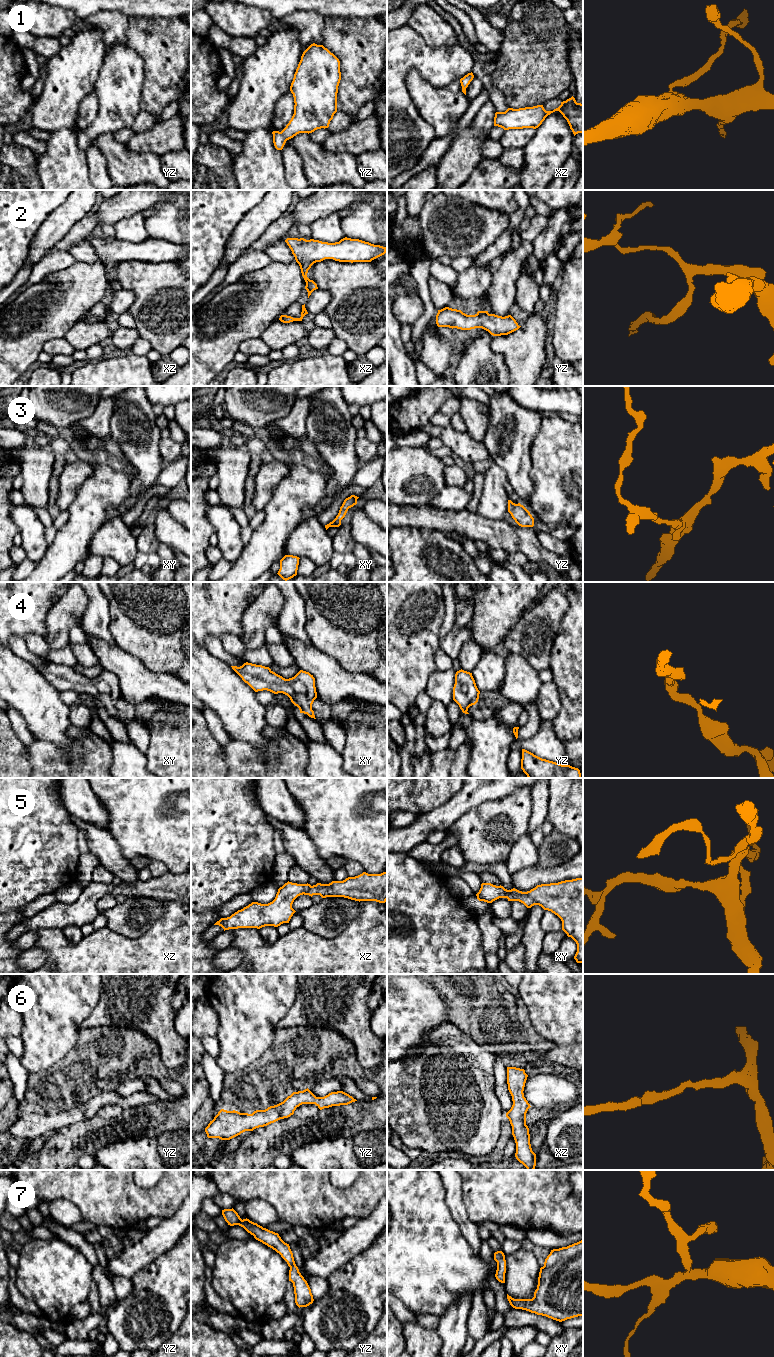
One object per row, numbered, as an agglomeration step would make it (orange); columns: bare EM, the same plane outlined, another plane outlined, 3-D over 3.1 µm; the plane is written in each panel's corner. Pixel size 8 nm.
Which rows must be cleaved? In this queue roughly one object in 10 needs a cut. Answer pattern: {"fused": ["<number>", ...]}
{"fused": []}

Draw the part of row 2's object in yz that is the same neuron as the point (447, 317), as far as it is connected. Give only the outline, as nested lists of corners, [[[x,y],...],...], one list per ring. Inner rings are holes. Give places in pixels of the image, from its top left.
[[[449,307],[438,310],[436,324],[438,327],[461,330],[482,328],[493,336],[508,335],[521,327],[511,315],[502,317],[489,314],[488,311],[478,311],[475,315],[467,315],[461,310]]]

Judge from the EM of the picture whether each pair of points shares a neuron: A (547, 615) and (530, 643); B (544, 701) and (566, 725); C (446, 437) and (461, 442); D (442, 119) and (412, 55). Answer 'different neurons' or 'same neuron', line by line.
A: same neuron
B: different neurons
C: same neuron
D: different neurons

